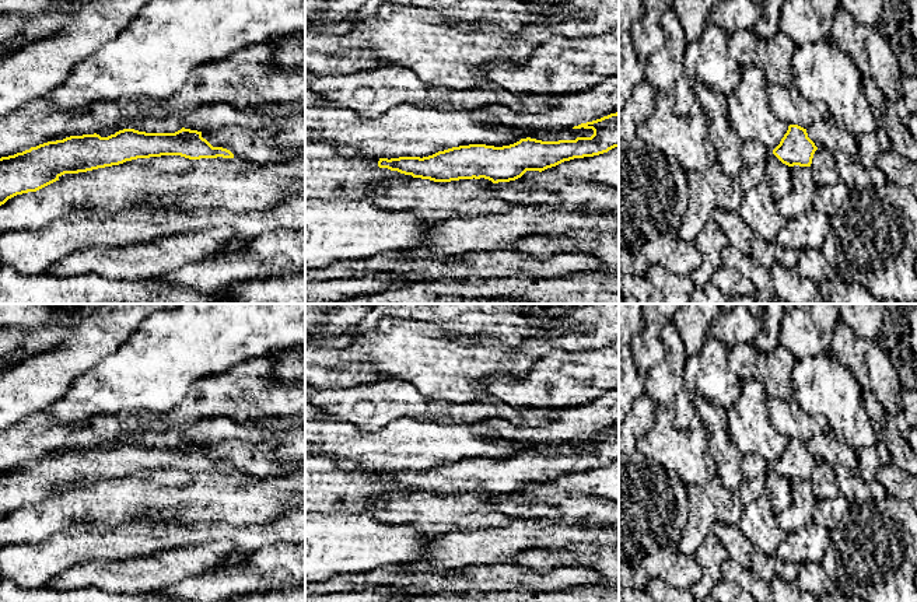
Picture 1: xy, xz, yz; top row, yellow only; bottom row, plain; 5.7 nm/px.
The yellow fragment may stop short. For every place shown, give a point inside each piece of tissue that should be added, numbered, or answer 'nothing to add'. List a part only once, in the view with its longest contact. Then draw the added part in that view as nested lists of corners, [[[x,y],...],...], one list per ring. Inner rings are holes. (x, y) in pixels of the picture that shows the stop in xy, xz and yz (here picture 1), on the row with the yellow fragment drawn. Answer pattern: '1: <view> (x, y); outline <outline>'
nothing to add

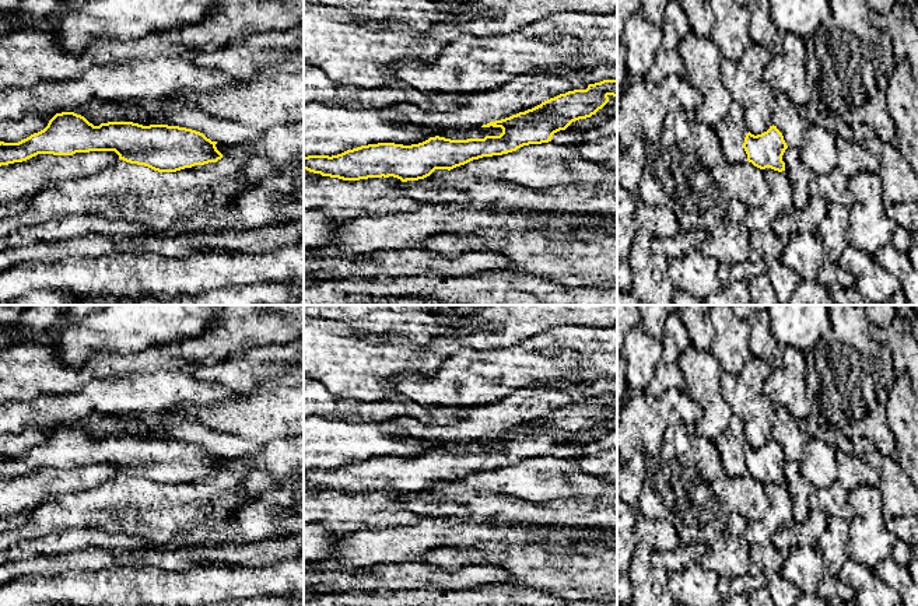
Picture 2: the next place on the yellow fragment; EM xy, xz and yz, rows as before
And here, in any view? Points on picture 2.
nothing to add

